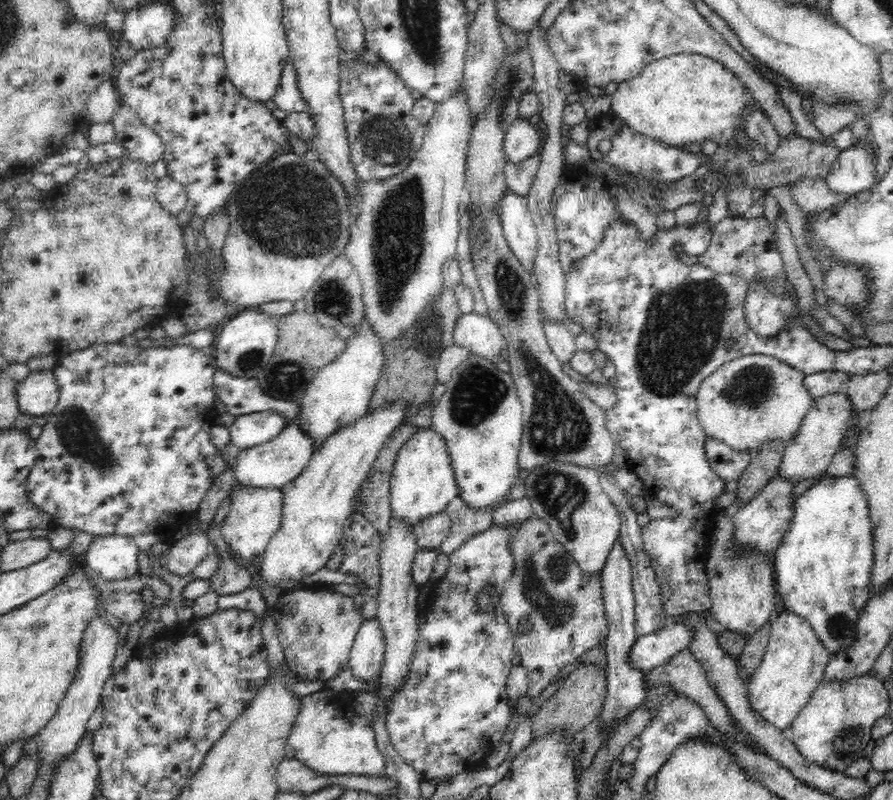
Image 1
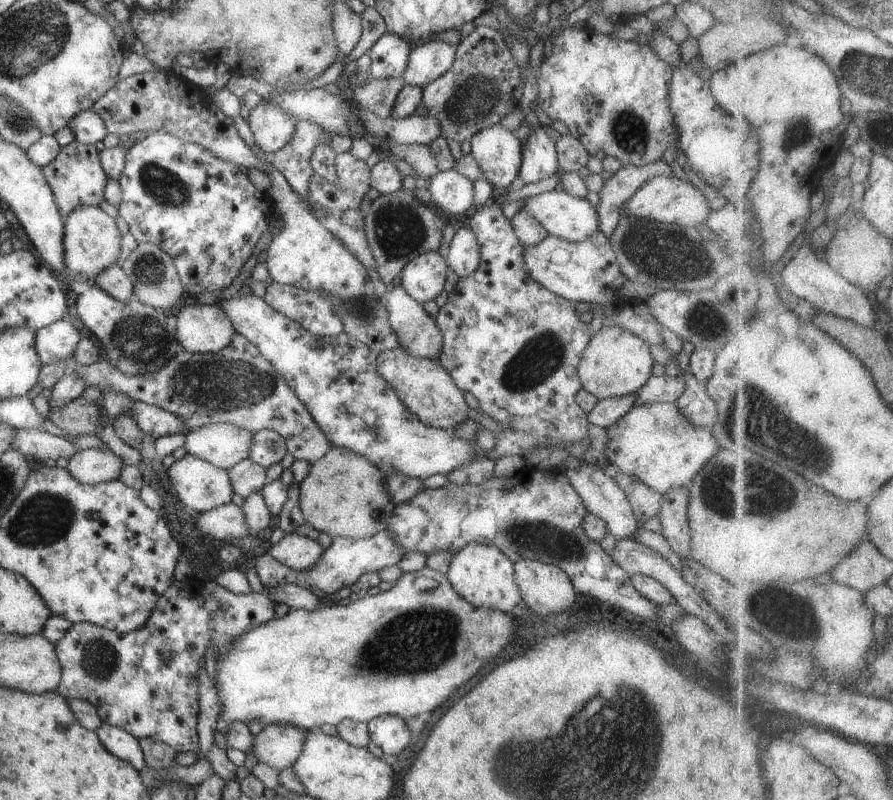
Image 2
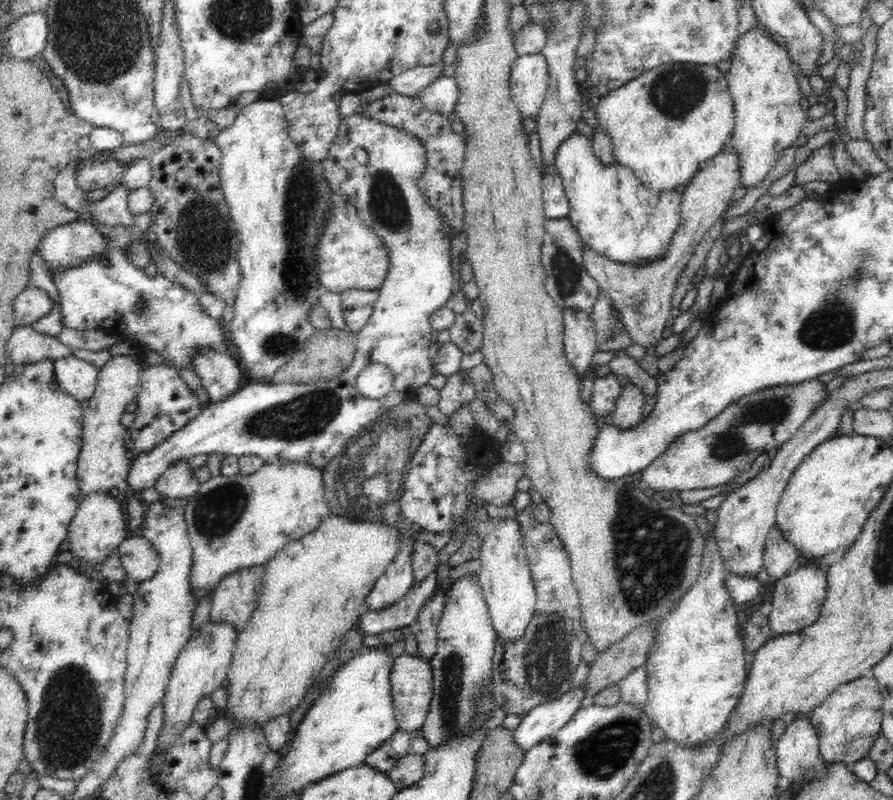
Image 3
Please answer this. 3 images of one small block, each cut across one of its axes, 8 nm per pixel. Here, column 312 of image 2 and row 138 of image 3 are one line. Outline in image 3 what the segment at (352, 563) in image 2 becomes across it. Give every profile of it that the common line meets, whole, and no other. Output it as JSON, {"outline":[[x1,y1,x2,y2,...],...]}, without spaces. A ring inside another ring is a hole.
{"outline":[[579,132,571,134,559,144,555,156,555,171,562,177,566,196,569,198,569,216,577,234,591,250,619,264,642,266,666,256,672,236,681,221,681,194,674,190,652,192,635,176,631,168,616,162,602,164,592,150,590,140]]}

